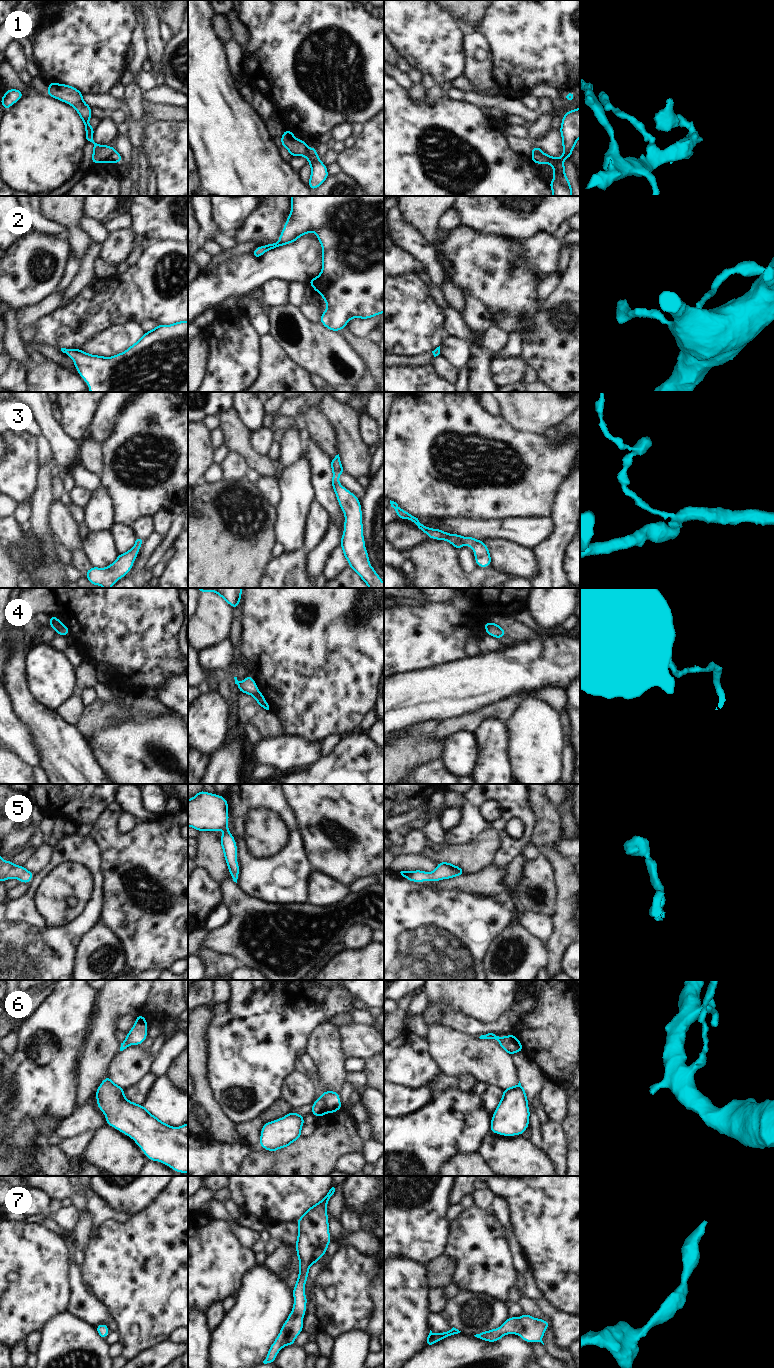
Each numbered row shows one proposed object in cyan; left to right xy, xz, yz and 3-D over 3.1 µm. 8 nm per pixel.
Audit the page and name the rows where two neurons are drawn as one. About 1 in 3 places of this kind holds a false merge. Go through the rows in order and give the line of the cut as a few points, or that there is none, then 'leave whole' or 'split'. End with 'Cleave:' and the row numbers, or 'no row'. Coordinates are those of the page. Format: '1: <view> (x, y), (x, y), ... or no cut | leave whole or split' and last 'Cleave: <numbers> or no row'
1: xy (115, 151), (110, 162) | split
2: no cut | leave whole
3: no cut | leave whole
4: xy (61, 623), (55, 630) | split
5: no cut | leave whole
6: xz (321, 1096), (328, 1112) | split
7: no cut | leave whole
Cleave: 1, 4, 6

